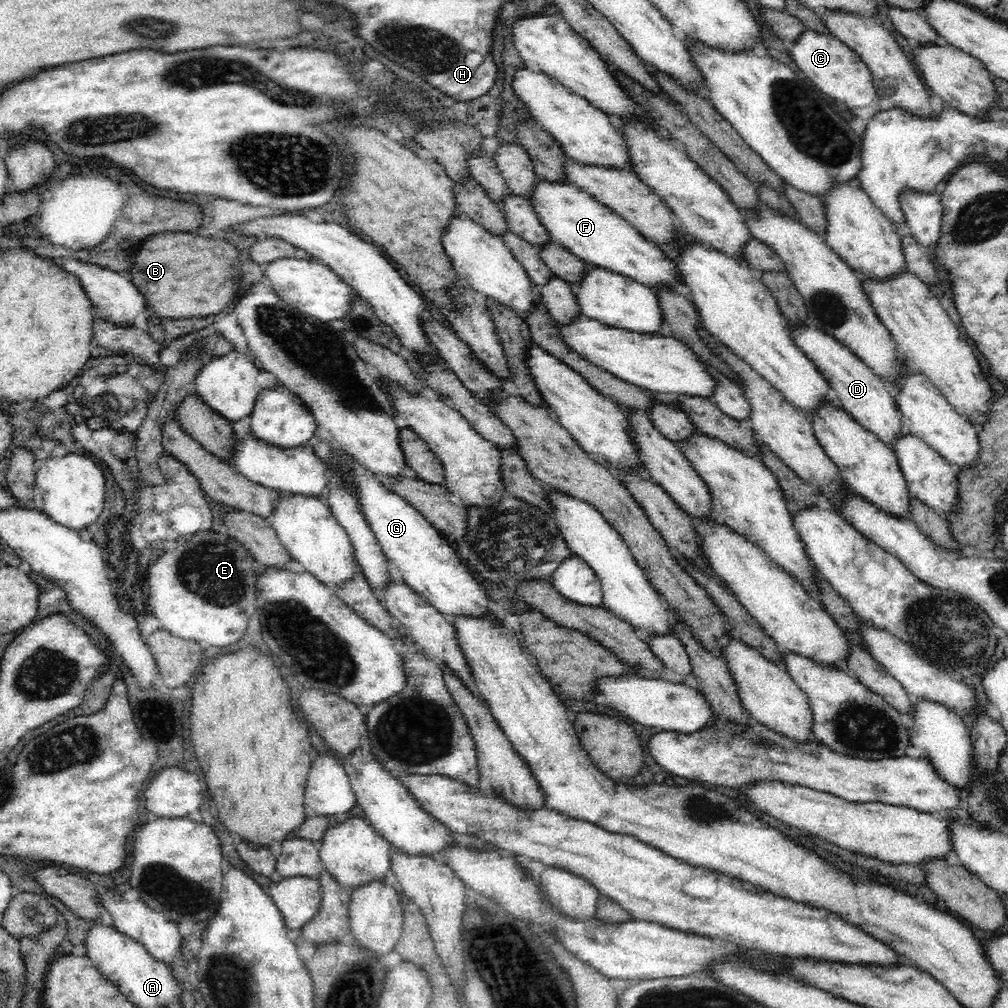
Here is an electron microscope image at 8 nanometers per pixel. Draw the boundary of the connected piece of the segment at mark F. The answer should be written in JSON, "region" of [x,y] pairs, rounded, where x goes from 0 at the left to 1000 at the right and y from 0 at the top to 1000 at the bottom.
{"region":[[[534,179],[527,196],[534,216],[546,231],[548,241],[537,246],[538,258],[552,275],[574,283],[583,264],[595,265],[617,272],[647,287],[670,289],[676,274],[670,257],[663,255],[651,241],[643,238],[622,218],[600,205],[569,182],[550,182]]]}

